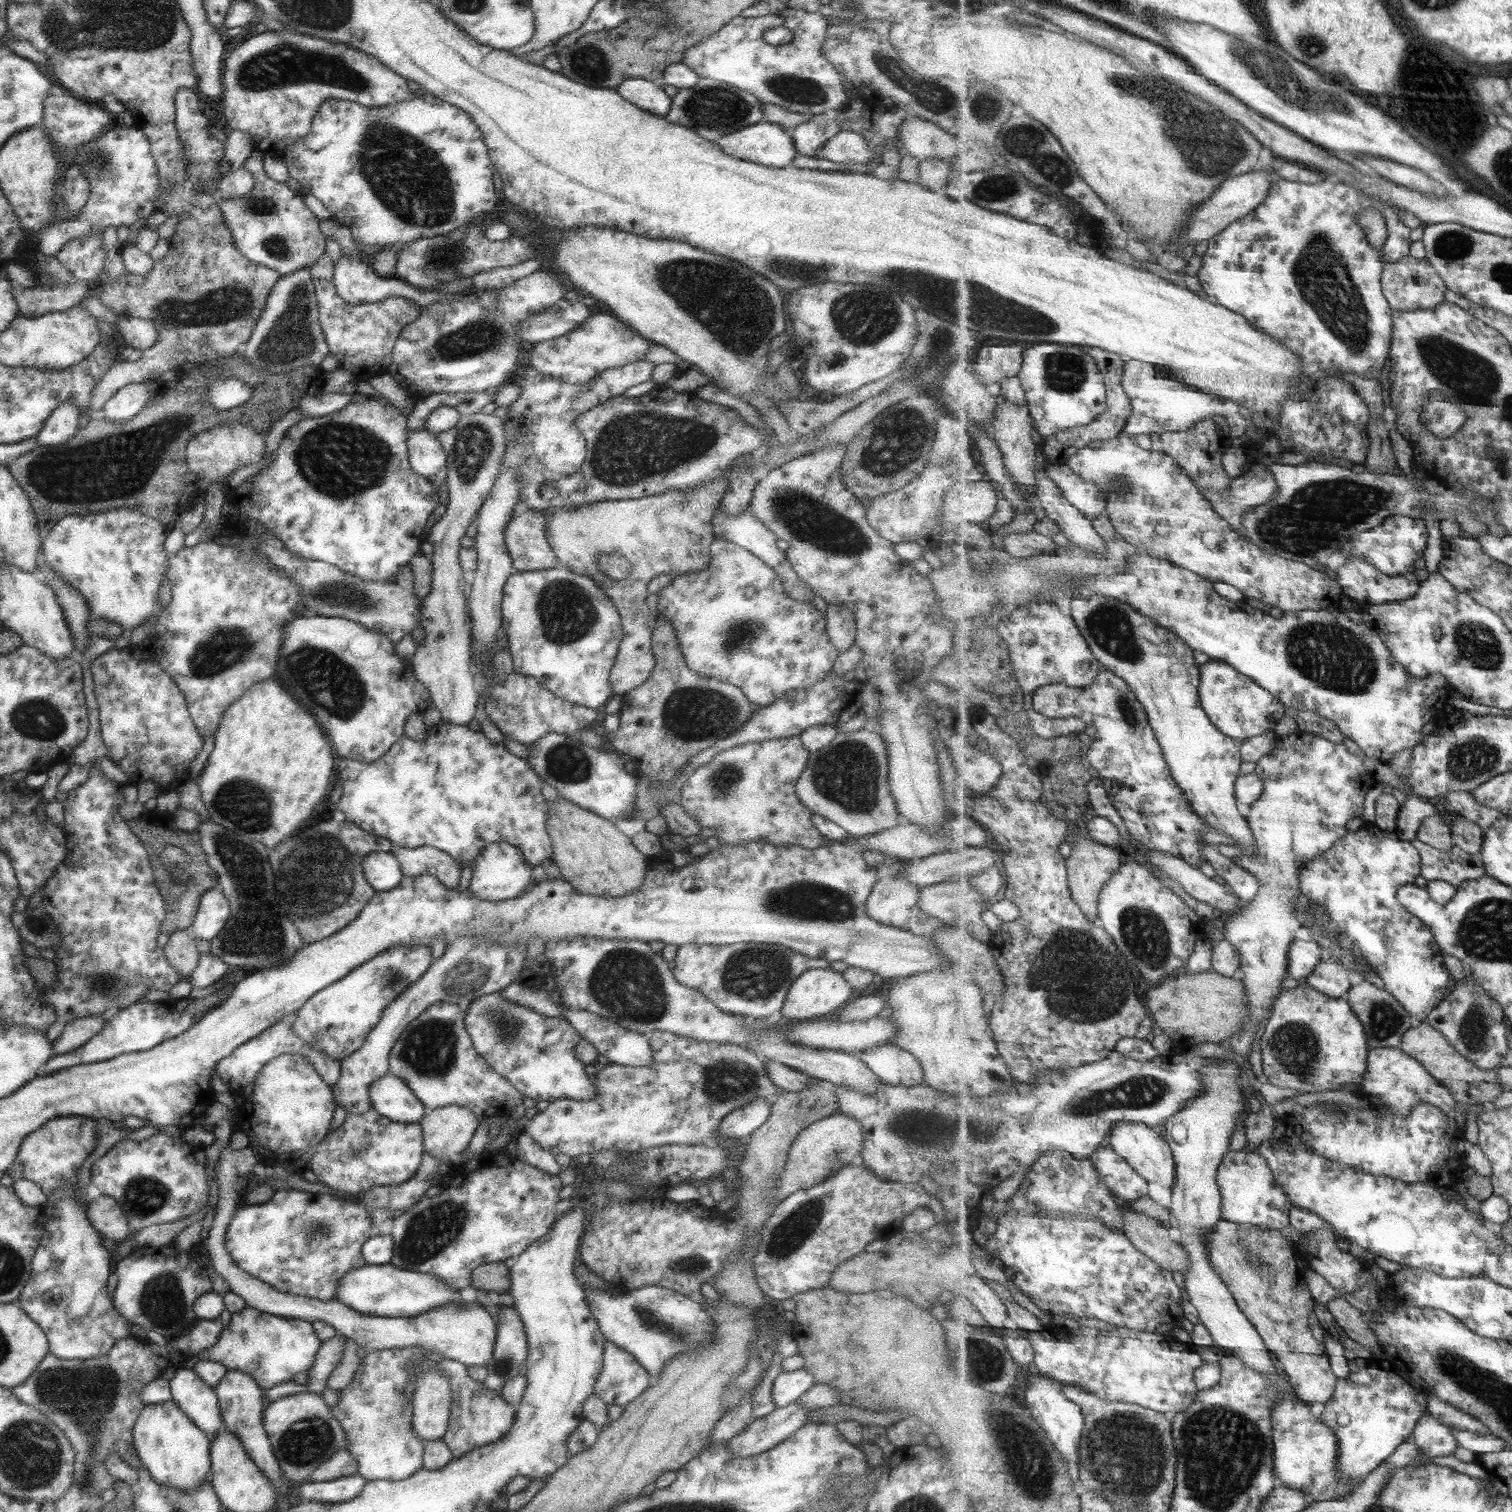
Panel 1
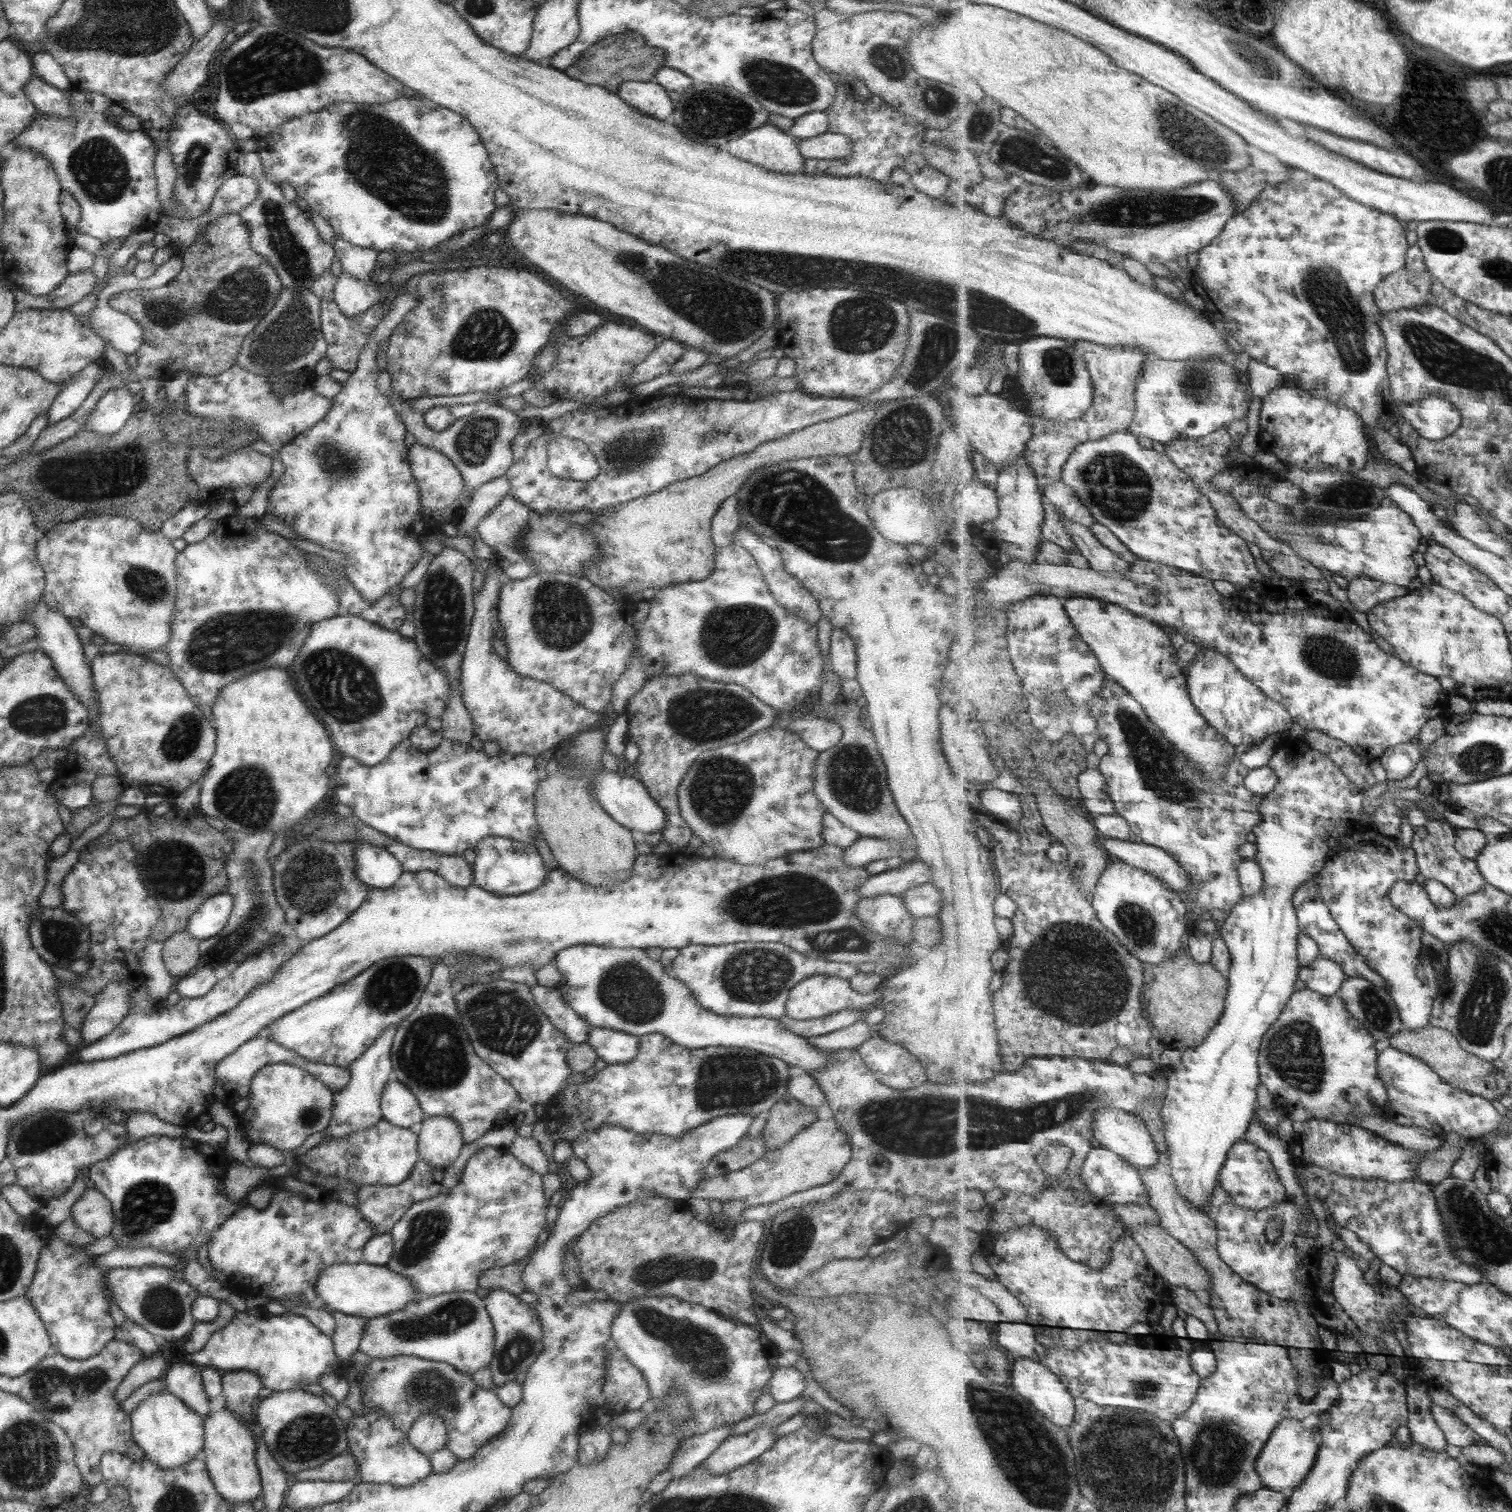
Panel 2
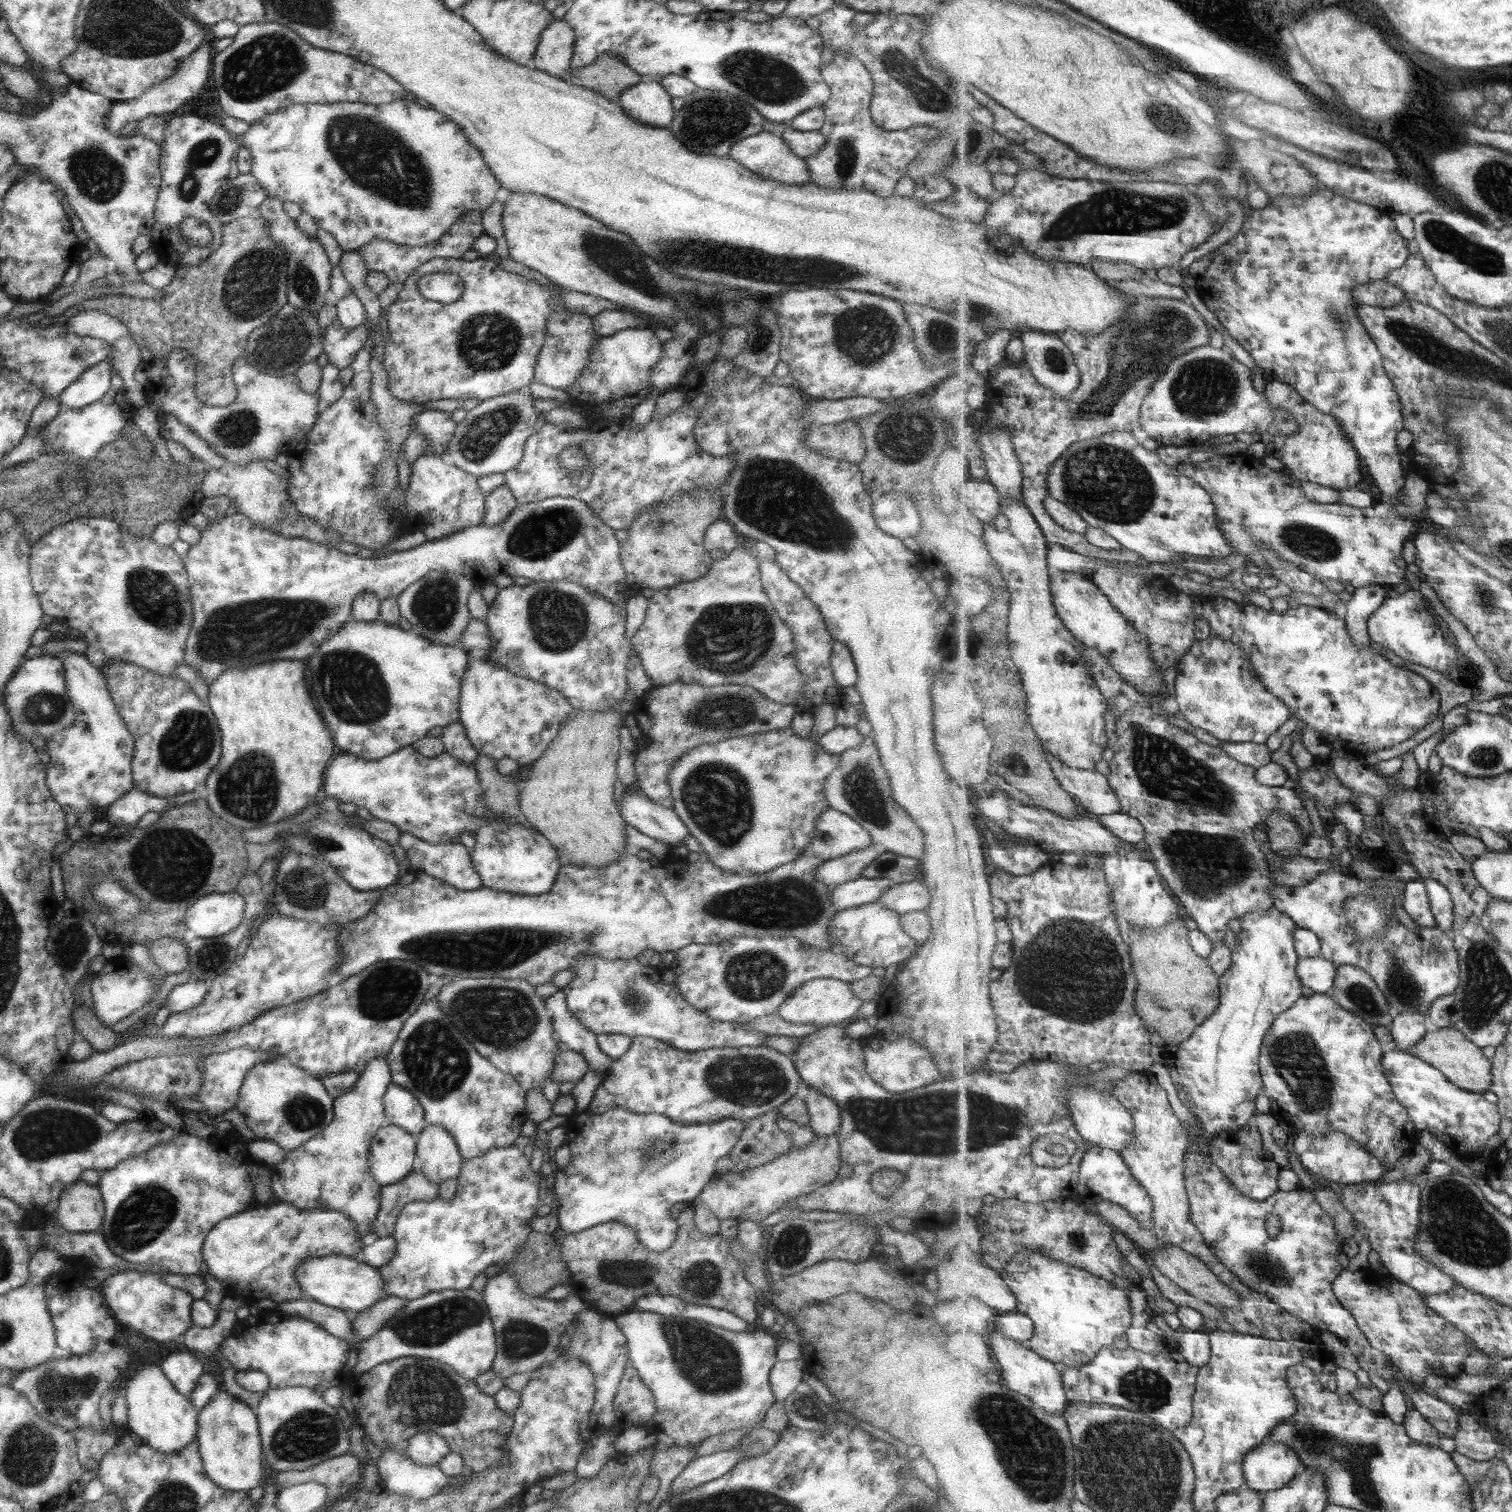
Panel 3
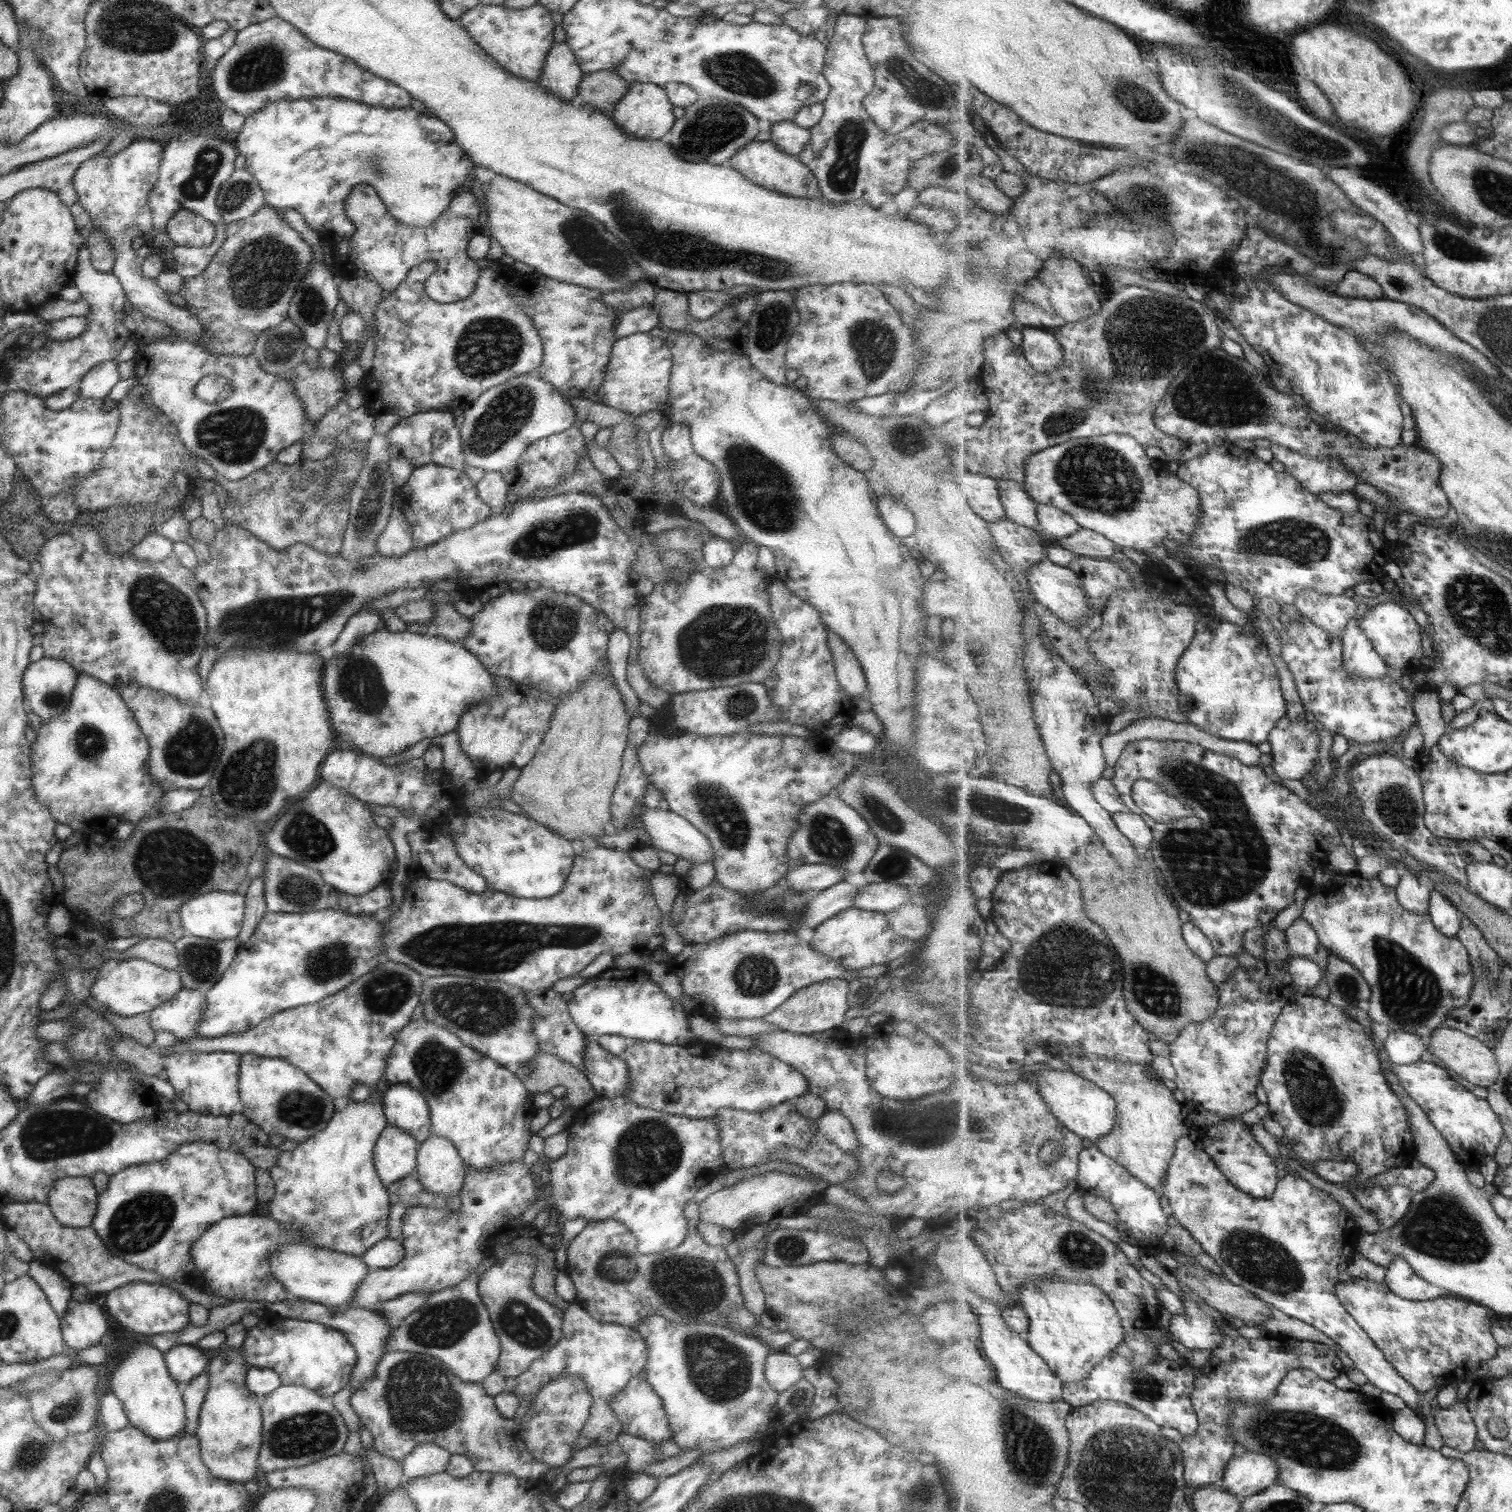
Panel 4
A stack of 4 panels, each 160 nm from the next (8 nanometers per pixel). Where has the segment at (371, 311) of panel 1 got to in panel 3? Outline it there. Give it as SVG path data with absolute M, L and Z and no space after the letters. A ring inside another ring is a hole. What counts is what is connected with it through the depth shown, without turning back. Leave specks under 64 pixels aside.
M366 320L351 330L345 330L337 321L327 325L321 339L327 363L337 369L347 368L353 362L358 349L368 341L369 332Z

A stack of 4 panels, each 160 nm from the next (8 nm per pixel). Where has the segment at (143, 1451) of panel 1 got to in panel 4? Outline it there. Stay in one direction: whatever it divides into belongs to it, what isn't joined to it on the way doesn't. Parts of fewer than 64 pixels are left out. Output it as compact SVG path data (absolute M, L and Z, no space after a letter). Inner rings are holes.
M141 1341L131 1343L127 1345L127 1348L121 1348L119 1352L116 1352L117 1356L114 1355L115 1351L116 1348L113 1348L113 1352L109 1354L113 1356L115 1363L109 1374L109 1390L115 1395L115 1398L121 1401L128 1424L155 1440L167 1440L174 1437L175 1433L181 1432L184 1425L184 1404L180 1384L175 1382L175 1379L167 1372L164 1353Z

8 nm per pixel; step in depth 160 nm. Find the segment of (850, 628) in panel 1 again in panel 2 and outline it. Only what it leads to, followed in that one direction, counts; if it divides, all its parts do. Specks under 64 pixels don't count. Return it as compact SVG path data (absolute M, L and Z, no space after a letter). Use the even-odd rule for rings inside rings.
M832 629L828 649L829 668L840 680L851 680L856 675L853 641L843 629Z

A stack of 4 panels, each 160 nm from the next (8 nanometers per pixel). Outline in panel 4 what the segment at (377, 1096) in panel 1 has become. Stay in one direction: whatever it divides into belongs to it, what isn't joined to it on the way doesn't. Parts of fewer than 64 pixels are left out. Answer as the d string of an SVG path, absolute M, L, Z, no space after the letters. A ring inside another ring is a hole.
M391 1085L381 1096L386 1127L402 1129L418 1143L430 1135L426 1100L417 1090L405 1085Z

